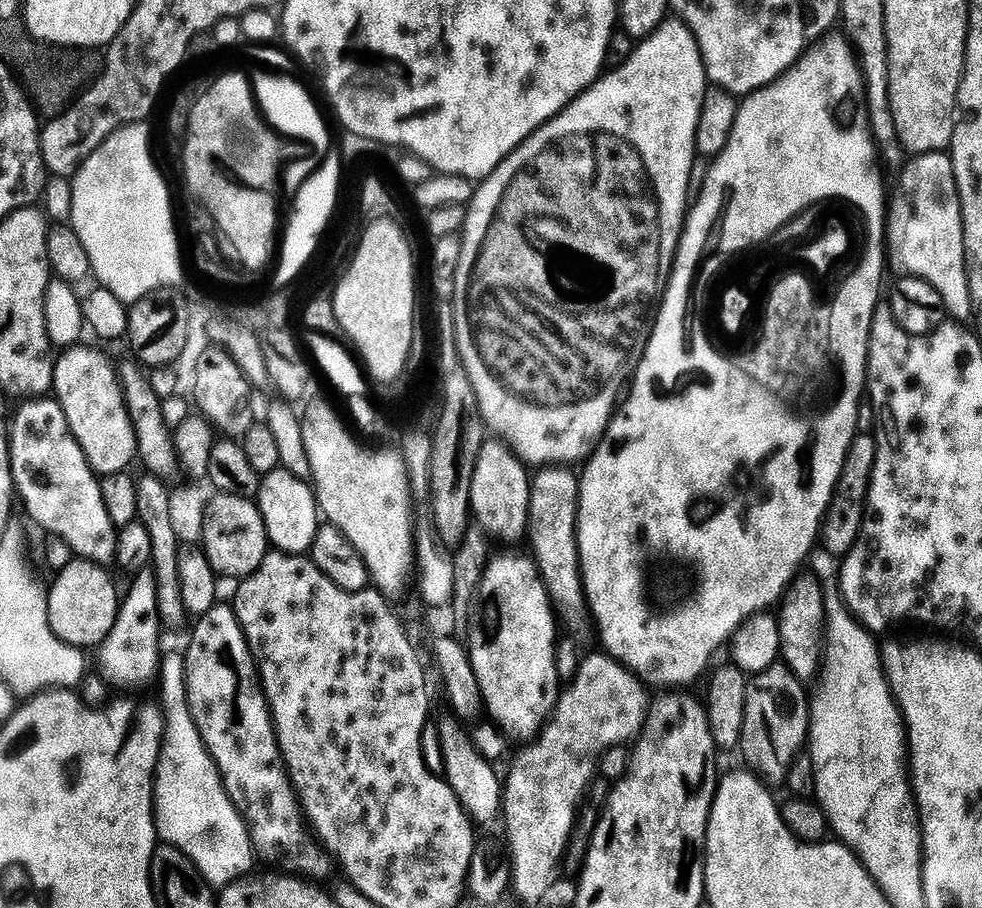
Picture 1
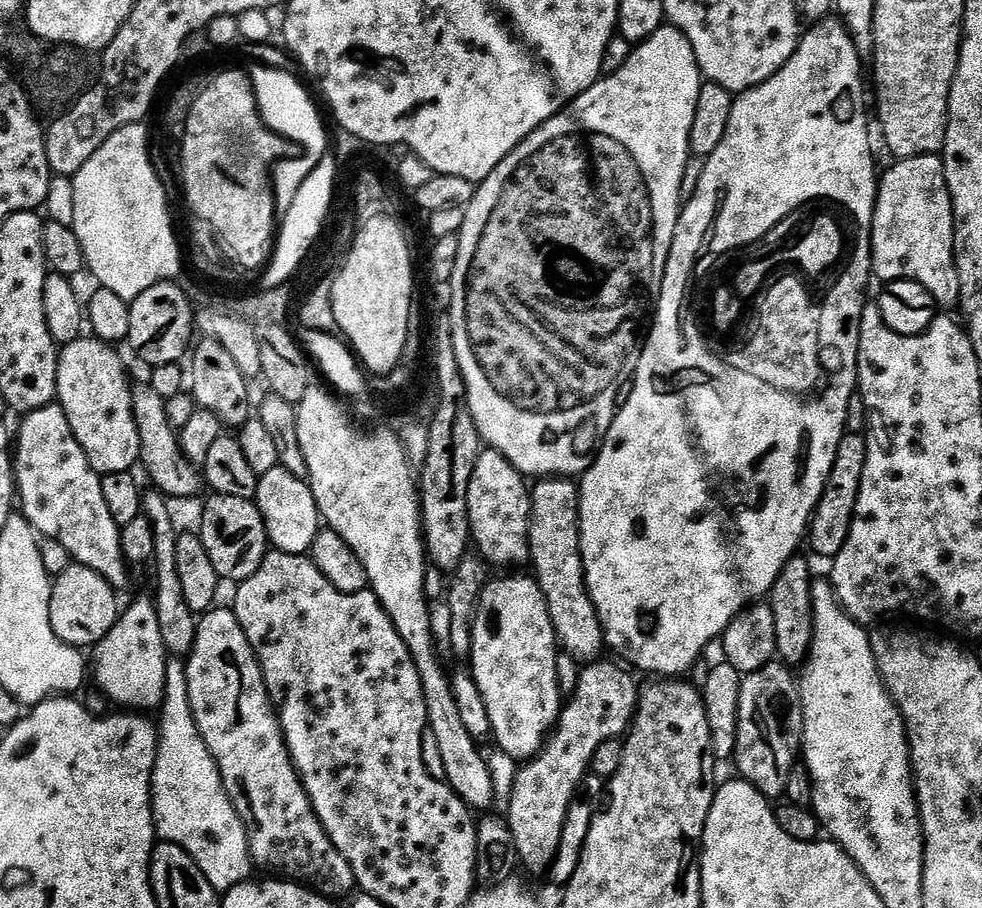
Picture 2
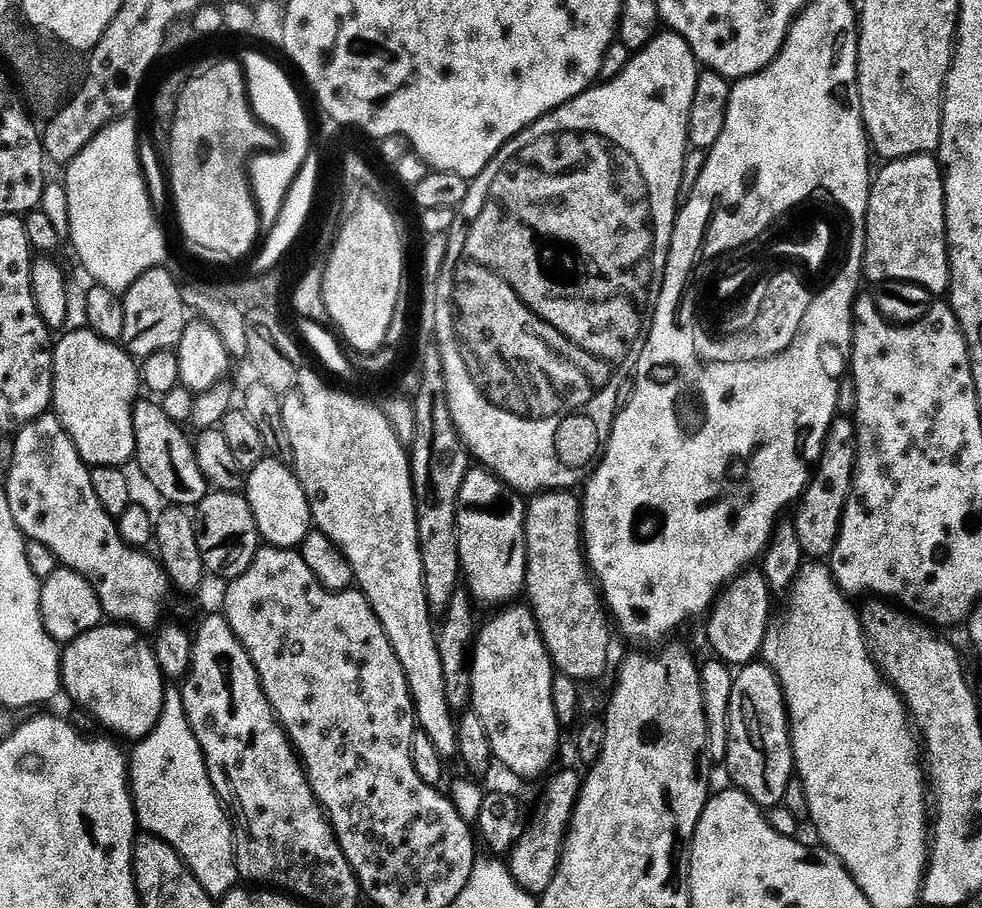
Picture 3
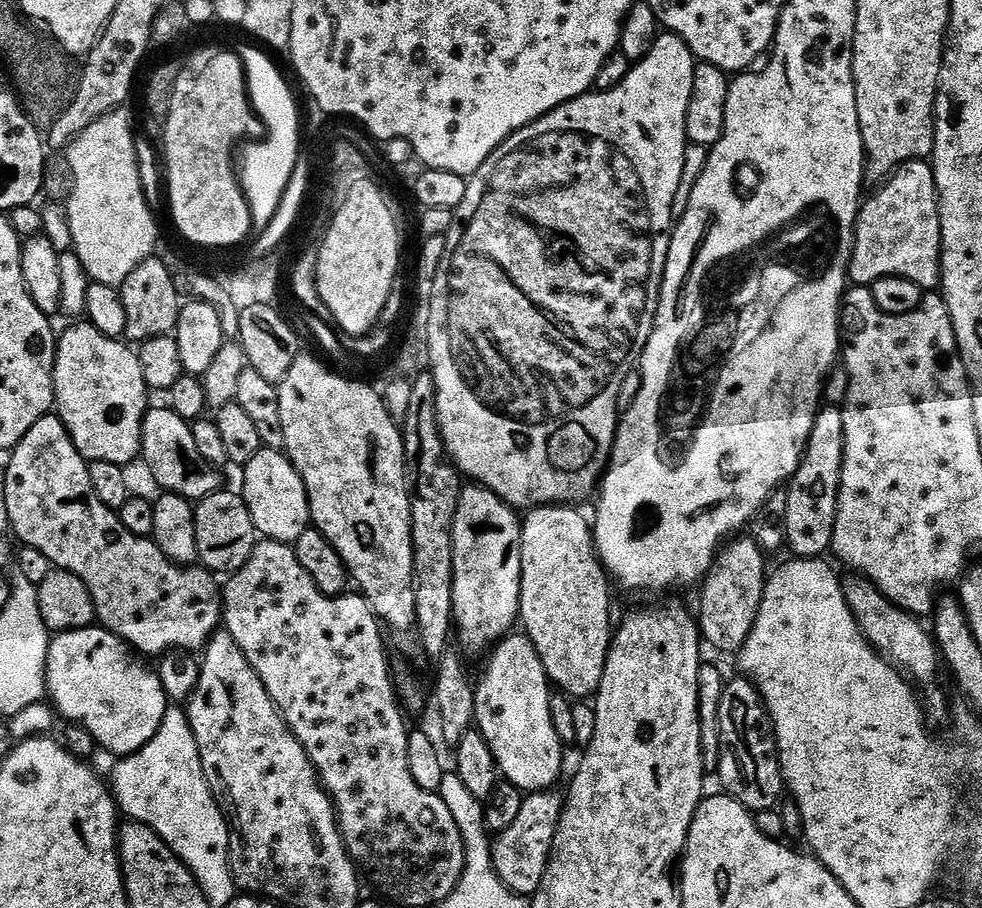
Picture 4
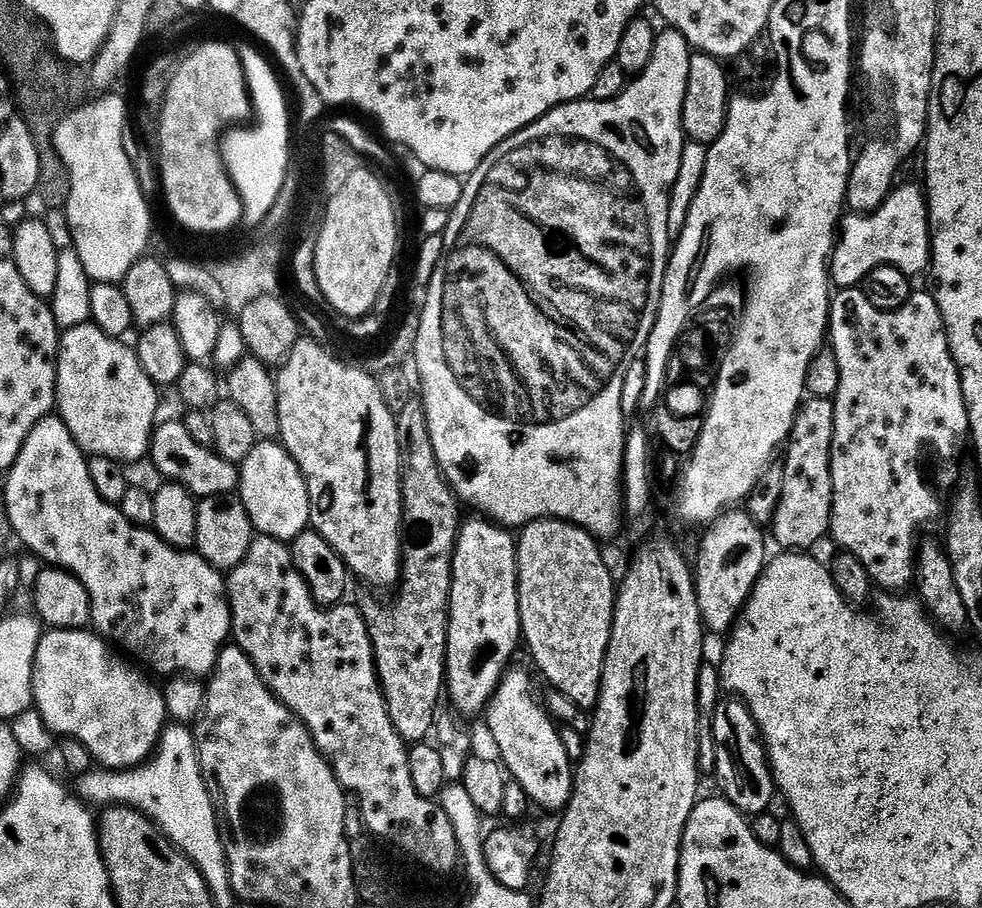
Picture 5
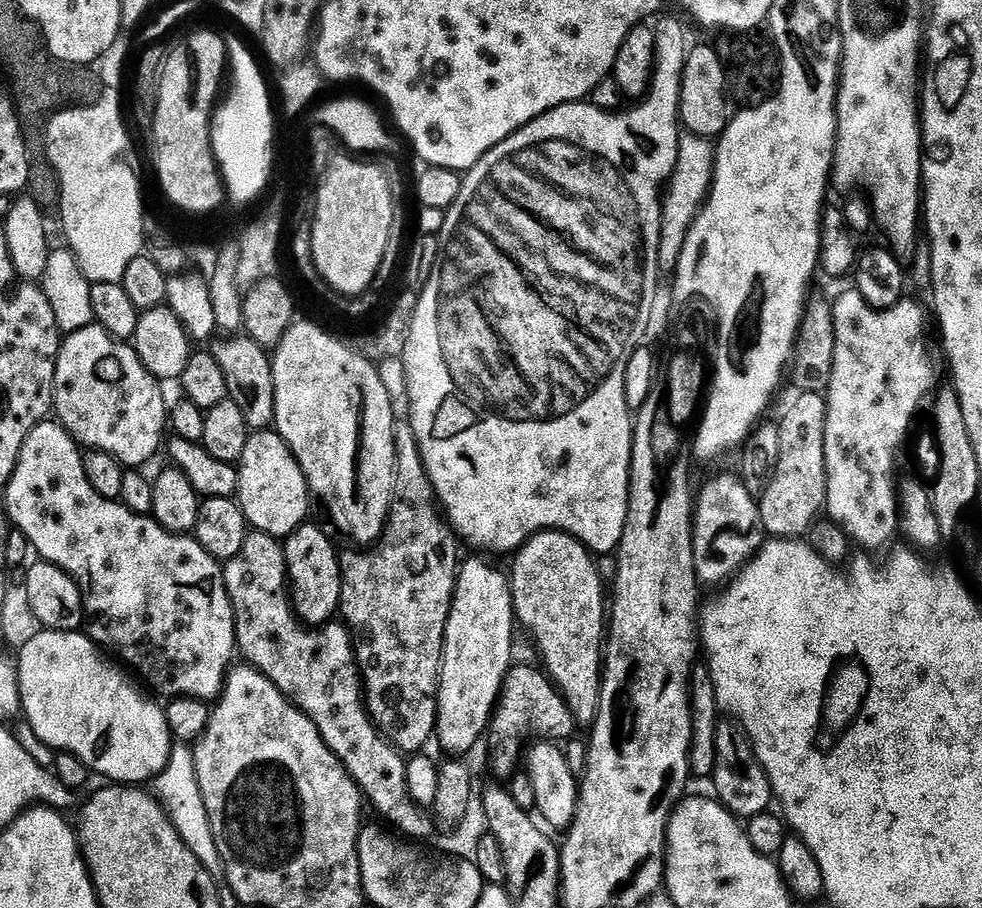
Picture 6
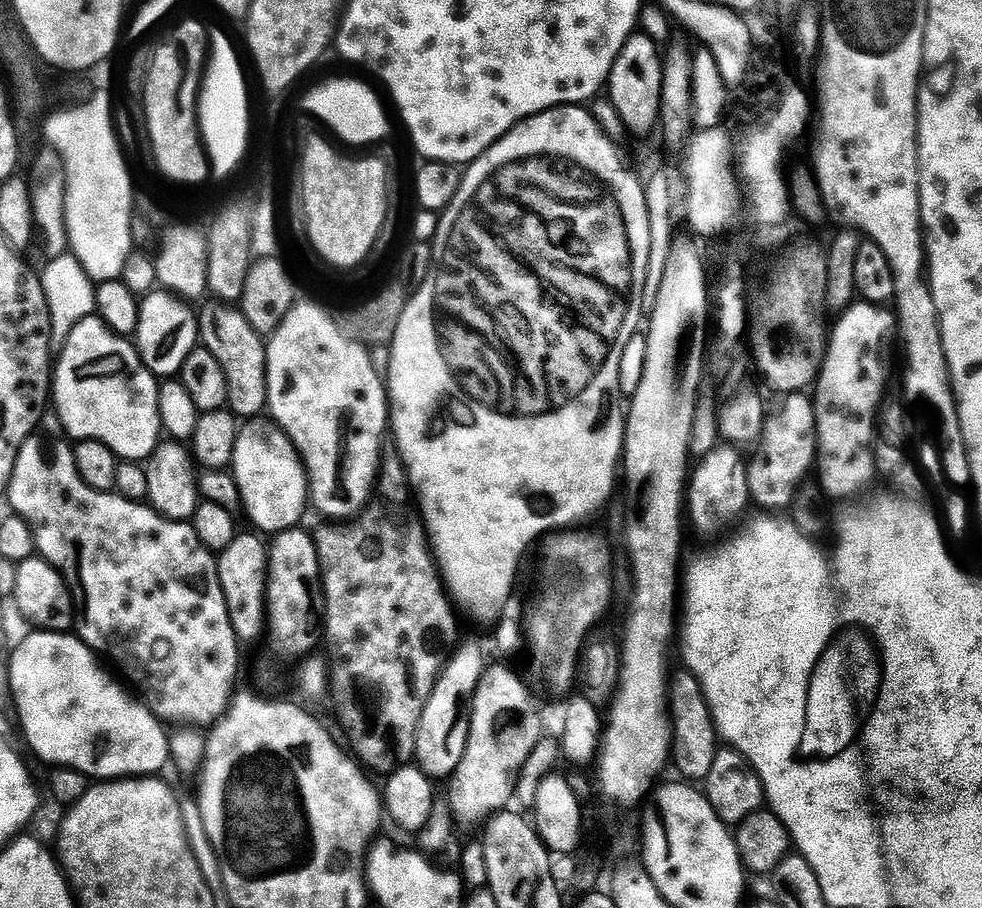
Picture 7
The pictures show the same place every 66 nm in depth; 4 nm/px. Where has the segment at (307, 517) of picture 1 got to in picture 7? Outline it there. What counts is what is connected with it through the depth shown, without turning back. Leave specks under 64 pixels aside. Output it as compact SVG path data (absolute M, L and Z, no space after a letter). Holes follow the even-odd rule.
M252 418L239 429L230 471L238 482L243 513L247 513L252 519L253 529L264 534L285 532L287 528L297 527L301 523L304 511L309 511L308 471L304 469L304 462L300 459L298 450L292 445L292 439L271 419Z

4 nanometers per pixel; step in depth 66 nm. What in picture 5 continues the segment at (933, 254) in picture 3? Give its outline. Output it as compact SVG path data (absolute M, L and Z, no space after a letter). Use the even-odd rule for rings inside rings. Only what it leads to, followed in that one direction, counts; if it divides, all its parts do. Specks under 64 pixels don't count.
M897 183L885 200L875 205L873 212L860 212L857 216L845 215L840 221L836 249L830 261L830 280L837 289L863 285L878 266L892 265L910 278L917 278L929 271L932 263L932 225L928 219L926 192L919 183Z

